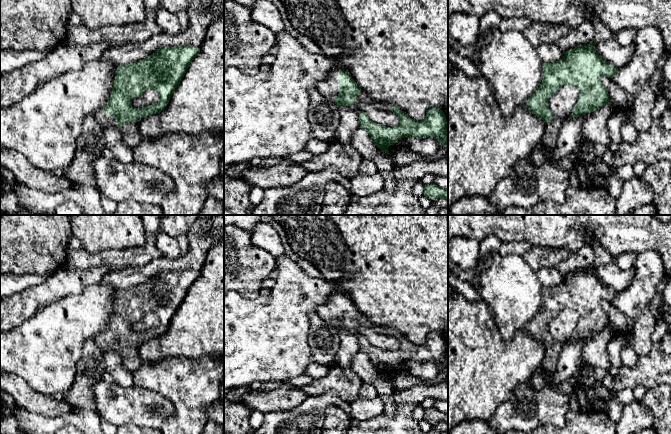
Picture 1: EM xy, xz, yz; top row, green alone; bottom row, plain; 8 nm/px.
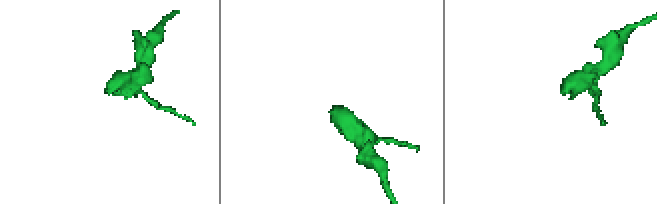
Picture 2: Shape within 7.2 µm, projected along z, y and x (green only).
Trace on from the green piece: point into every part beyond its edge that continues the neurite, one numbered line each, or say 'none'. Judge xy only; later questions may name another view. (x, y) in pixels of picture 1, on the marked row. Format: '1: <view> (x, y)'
1: xy (132, 137)

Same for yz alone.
1: yz (549, 139)

